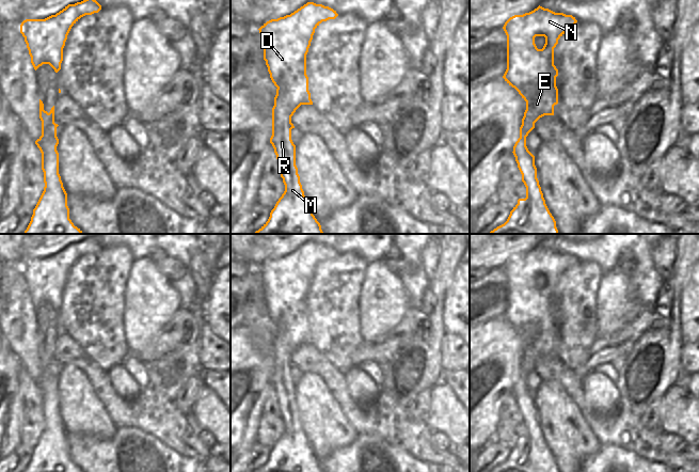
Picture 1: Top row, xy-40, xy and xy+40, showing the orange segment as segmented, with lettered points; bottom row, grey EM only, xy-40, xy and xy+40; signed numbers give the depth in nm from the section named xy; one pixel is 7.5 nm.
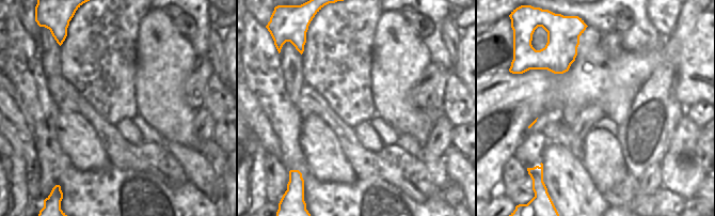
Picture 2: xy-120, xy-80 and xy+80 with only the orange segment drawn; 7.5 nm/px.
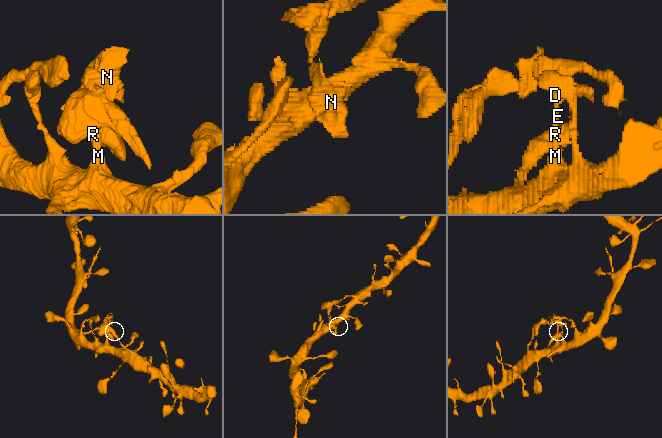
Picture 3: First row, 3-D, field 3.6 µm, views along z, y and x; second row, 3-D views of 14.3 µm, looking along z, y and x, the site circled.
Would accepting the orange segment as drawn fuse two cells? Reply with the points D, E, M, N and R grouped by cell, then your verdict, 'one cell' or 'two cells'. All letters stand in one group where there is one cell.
groups D N / E M R; two cells

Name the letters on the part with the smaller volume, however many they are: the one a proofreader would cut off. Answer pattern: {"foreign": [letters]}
{"foreign": ["D", "N"]}

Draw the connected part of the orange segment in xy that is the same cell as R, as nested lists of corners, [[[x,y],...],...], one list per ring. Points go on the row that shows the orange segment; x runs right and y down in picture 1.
[[[307,76],[288,92],[276,89],[270,143],[279,161],[285,191],[271,210],[268,221],[254,234],[323,234],[308,206],[296,166],[291,116],[301,105],[313,105]]]

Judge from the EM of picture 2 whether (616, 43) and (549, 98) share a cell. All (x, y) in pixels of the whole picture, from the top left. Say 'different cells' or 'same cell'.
different cells

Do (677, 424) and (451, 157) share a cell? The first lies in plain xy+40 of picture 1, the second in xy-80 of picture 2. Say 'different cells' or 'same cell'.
same cell

